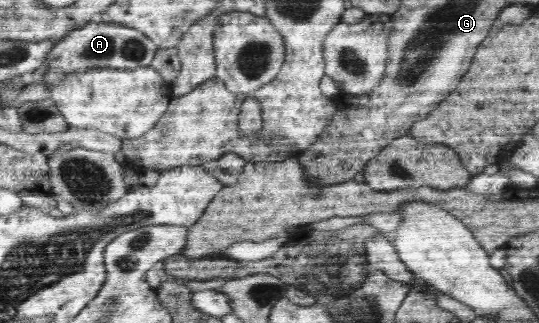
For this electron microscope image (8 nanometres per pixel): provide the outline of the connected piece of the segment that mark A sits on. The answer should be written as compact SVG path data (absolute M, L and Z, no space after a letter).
M90 21L81 28L75 28L66 36L57 39L52 51L44 57L44 61L47 61L47 69L44 73L43 83L46 87L50 87L66 74L71 74L72 72L81 74L92 68L136 69L137 67L148 67L151 65L158 48L146 34L132 27L117 23Z

